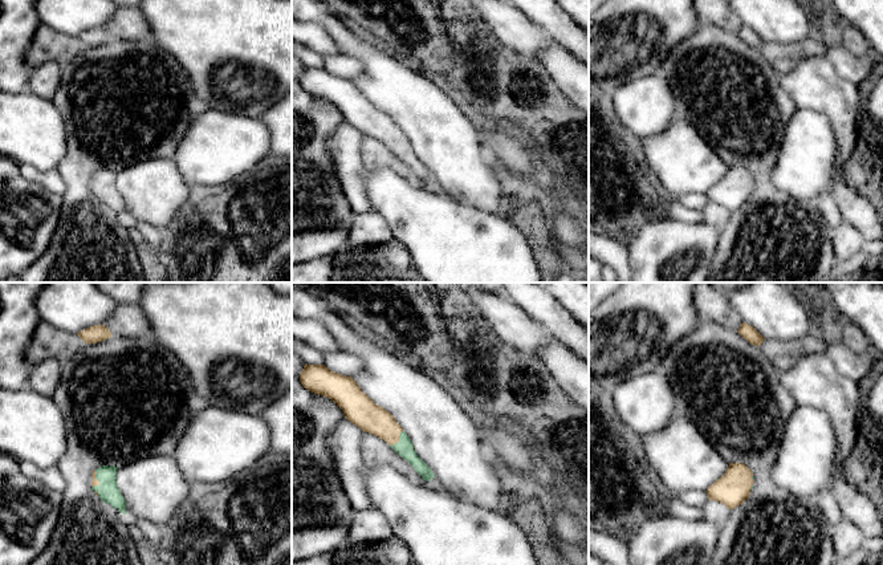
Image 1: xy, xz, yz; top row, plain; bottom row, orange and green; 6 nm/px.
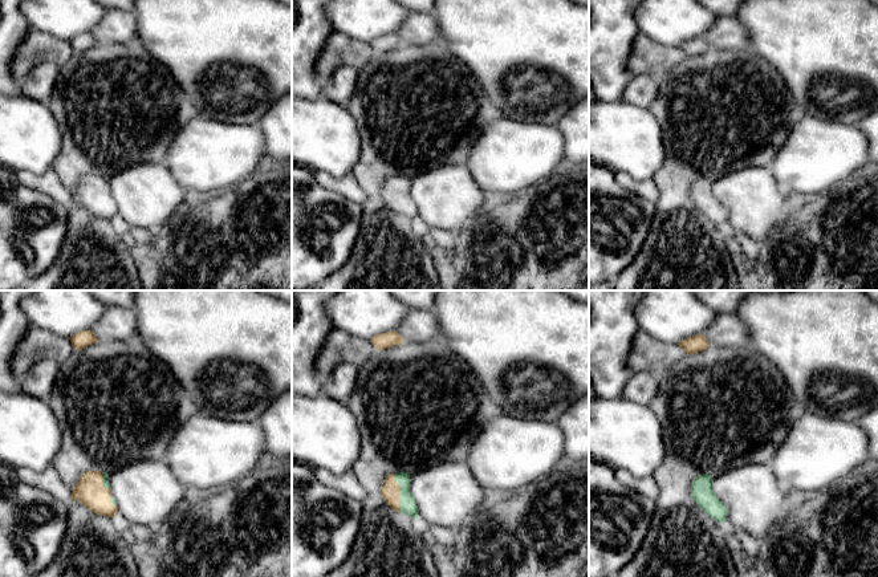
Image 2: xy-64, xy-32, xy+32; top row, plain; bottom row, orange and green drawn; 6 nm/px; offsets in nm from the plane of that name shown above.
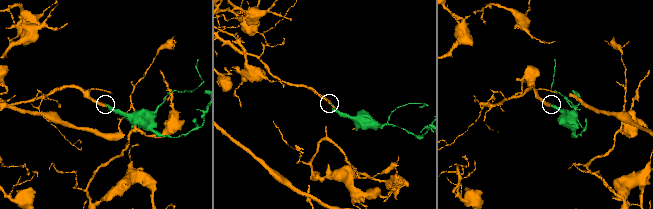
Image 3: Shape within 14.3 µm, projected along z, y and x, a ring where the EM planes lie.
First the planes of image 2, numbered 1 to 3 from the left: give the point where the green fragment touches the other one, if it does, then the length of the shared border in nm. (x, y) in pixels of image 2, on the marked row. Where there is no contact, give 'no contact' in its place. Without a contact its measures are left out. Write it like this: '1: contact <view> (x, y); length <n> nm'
1: contact xy-64 (101, 482); length 110 nm
2: contact xy-32 (398, 492); length 240 nm
3: no contact

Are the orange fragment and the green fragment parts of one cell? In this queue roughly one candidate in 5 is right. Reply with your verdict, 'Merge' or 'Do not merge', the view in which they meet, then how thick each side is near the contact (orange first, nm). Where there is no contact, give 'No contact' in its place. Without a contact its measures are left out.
Merge. Touches orange in xz. Thickness 180 nm (orange) against 110 nm

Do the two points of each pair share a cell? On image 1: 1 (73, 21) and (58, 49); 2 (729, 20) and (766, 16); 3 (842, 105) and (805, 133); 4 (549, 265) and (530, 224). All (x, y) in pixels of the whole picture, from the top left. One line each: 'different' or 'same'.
1: different
2: different
3: different
4: same

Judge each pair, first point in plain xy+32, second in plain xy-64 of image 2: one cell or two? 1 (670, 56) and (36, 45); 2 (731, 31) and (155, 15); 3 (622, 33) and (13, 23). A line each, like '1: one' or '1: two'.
1: one
2: two
3: one

